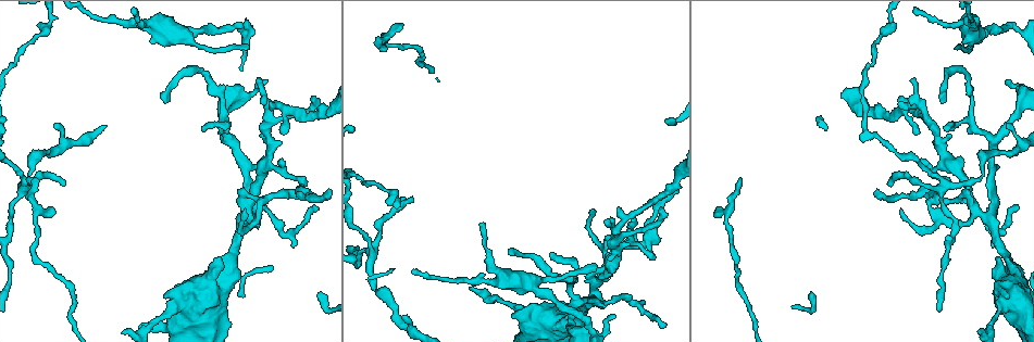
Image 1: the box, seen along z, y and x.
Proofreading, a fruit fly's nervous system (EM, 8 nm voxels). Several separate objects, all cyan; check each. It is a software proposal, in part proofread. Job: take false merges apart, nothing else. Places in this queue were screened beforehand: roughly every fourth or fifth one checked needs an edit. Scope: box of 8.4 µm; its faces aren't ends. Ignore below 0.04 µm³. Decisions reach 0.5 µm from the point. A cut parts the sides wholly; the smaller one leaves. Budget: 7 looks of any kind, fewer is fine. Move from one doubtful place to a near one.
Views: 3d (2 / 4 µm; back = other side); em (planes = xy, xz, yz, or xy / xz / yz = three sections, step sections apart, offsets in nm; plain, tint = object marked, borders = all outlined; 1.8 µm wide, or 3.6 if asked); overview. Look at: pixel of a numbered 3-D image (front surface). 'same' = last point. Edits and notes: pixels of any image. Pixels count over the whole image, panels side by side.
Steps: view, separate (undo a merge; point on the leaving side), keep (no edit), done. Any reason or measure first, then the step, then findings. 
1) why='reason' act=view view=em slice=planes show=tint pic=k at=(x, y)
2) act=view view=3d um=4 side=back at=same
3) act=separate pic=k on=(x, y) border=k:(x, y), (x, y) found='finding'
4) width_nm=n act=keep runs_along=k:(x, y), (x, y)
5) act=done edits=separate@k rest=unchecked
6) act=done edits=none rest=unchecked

why='thick turns thin' act=view view=3d um=2 pic=1 at=(483, 281)

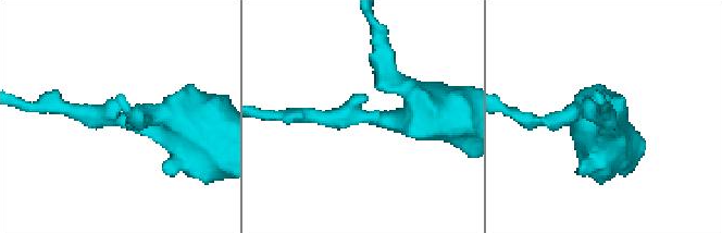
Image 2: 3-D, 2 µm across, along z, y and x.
why='need the tissue' act=view view=em slice=planes show=tint pic=2 at=(603, 119)

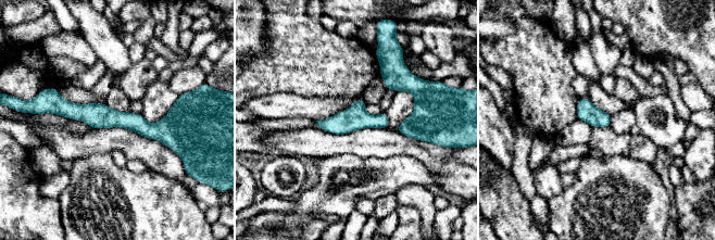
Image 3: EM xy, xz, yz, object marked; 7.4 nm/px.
act=keep runs_along=3:(49, 108), (143, 128), (178, 114) found='all the same neuron'

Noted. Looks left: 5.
why='branch point' act=view view=3d um=4 pic=1 at=(991, 218)

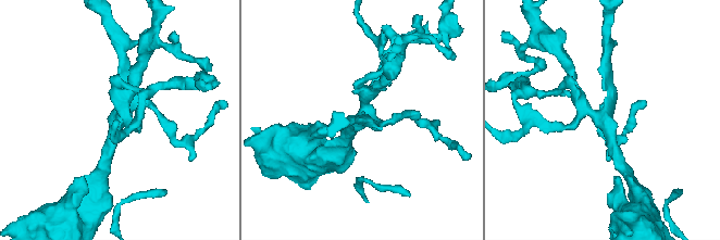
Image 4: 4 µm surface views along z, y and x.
why='shape alone is not enough' act=view view=em slice=planes show=tint pic=4 at=(604, 115)

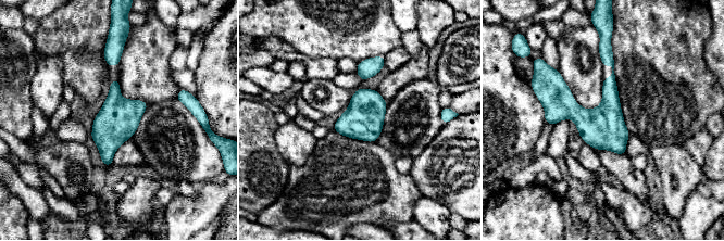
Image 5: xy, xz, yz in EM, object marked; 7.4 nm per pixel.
act=keep found='all the same neuron'

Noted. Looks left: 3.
why='sharp bend' act=view view=3d um=2 pic=1 at=(301, 177)

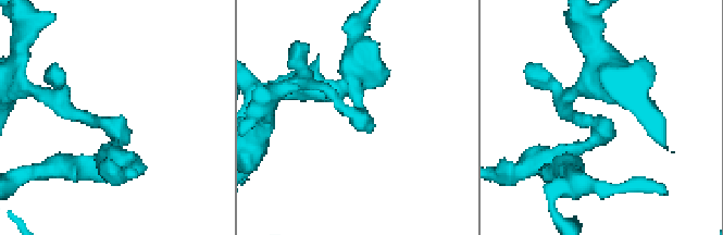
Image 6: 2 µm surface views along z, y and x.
act=view view=em um=3.6 slice=planes show=tint pic=6 at=(595, 125)

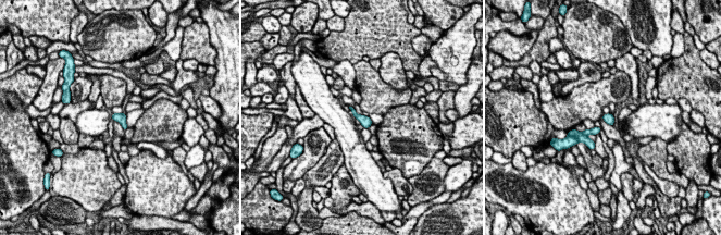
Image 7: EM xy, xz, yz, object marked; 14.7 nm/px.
width_nm=140 act=keep found='all the same neuron'

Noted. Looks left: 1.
act=done edits=none rest=unchecked

